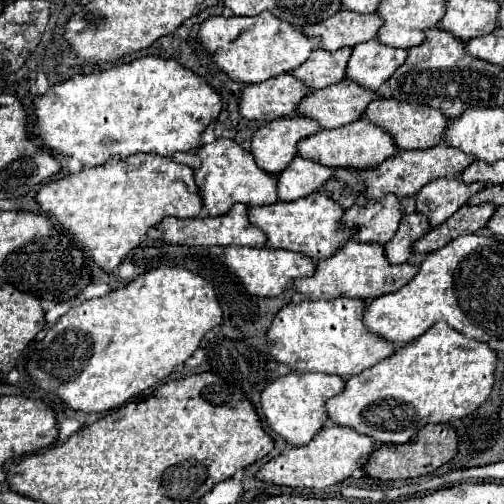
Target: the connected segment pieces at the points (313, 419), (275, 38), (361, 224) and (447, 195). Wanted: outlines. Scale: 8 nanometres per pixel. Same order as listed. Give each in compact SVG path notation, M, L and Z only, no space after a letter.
M290 372L266 386L266 390L262 392L262 412L266 416L268 426L276 434L280 434L288 444L304 446L328 422L326 400L338 396L344 390L344 386L346 380L342 380L340 376L316 372Z
M270 12L252 18L250 16L248 18L232 16L228 20L222 16L208 18L200 26L200 40L212 54L212 60L220 70L244 84L256 84L272 76L286 74L298 68L302 62L306 62L310 52L320 48L320 38L304 36L298 28L272 16Z
M386 194L382 200L354 204L346 210L342 222L346 226L356 226L354 238L360 242L386 244L398 230L402 218L402 204L394 194Z
M438 178L426 184L418 192L416 210L426 214L432 226L440 226L446 222L456 210L460 210L472 194L486 188L484 182L464 184L460 178Z

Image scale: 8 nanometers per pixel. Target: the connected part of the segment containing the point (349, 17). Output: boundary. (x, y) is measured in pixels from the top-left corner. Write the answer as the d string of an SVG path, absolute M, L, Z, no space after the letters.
M344 10L338 12L334 18L328 18L312 26L304 26L302 32L310 36L320 36L322 48L334 52L344 46L354 48L356 44L376 38L382 22L384 20L378 18L378 14L358 14Z

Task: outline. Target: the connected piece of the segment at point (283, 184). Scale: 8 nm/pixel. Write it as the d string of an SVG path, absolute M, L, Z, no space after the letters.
M298 156L278 176L278 198L284 202L306 198L306 196L318 192L332 178L334 178L332 168Z

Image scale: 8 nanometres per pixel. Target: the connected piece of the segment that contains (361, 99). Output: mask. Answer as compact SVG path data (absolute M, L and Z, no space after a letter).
M344 78L342 82L312 90L304 102L298 104L298 114L314 118L324 130L326 128L340 128L350 122L356 122L364 116L370 102L380 100L382 94L364 88L350 78Z

